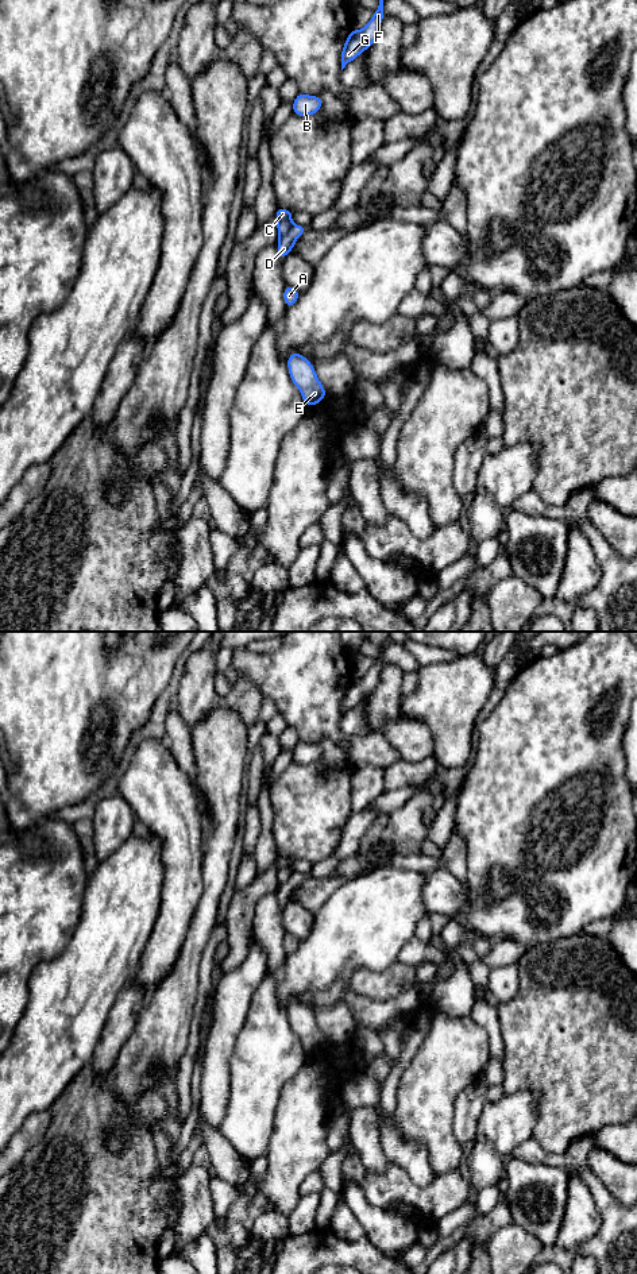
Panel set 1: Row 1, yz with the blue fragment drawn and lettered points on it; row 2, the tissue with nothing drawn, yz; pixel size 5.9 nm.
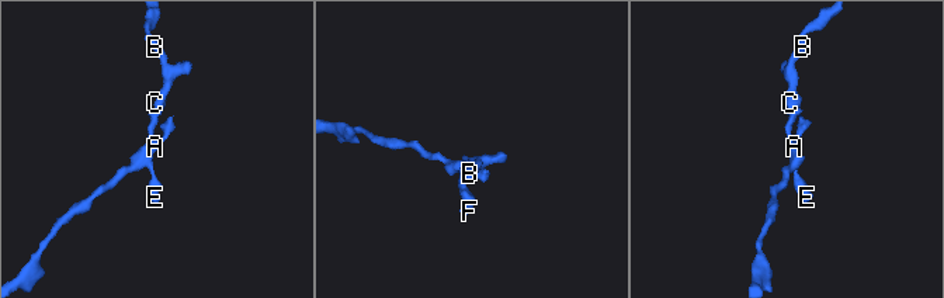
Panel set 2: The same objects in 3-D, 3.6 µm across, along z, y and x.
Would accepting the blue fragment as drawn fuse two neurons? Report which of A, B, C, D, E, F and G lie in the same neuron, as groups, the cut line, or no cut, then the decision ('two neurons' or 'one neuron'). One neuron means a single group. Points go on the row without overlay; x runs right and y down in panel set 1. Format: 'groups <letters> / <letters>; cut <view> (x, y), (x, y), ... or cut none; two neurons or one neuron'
groups A D E / B C F G; cut yz (293, 872), (280, 885); two neurons

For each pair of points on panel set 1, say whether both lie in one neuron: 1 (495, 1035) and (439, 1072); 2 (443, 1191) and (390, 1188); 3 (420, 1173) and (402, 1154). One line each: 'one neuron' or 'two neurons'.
1: two neurons
2: one neuron
3: one neuron

